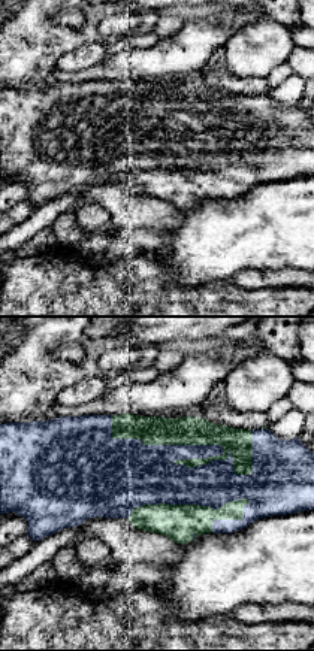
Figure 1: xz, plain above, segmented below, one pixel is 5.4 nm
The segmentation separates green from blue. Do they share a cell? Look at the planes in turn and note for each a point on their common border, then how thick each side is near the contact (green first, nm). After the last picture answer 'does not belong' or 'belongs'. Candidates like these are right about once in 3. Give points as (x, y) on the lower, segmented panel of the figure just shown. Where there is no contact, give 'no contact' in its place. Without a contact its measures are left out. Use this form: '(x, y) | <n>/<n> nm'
(186, 444) | 160/280 nm

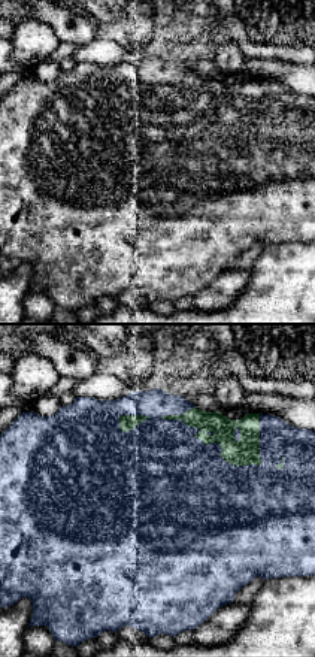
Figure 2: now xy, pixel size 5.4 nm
(211, 442) | 150/460 nm

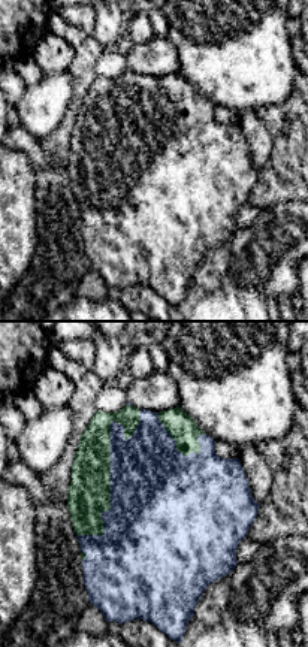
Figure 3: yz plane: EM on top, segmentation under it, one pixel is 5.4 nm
(109, 465) | 220/440 nm

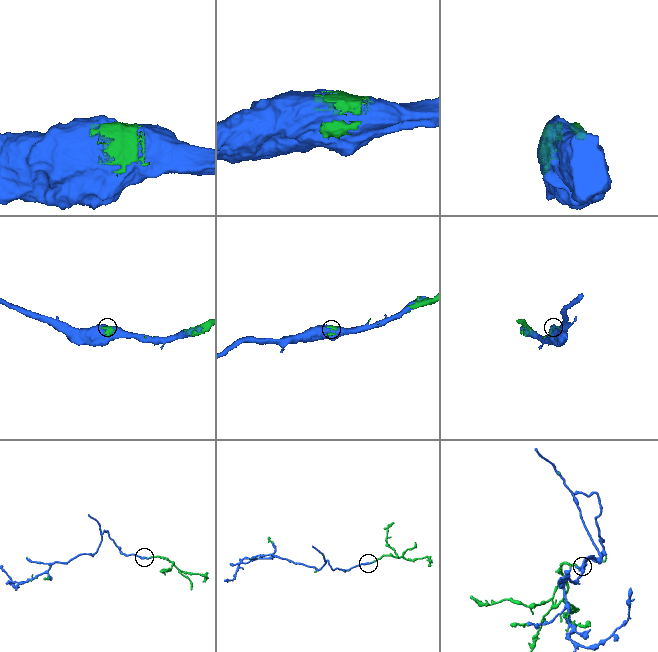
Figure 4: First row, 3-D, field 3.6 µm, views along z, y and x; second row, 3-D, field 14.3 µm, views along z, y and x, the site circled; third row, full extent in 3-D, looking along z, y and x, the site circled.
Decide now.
belongs

